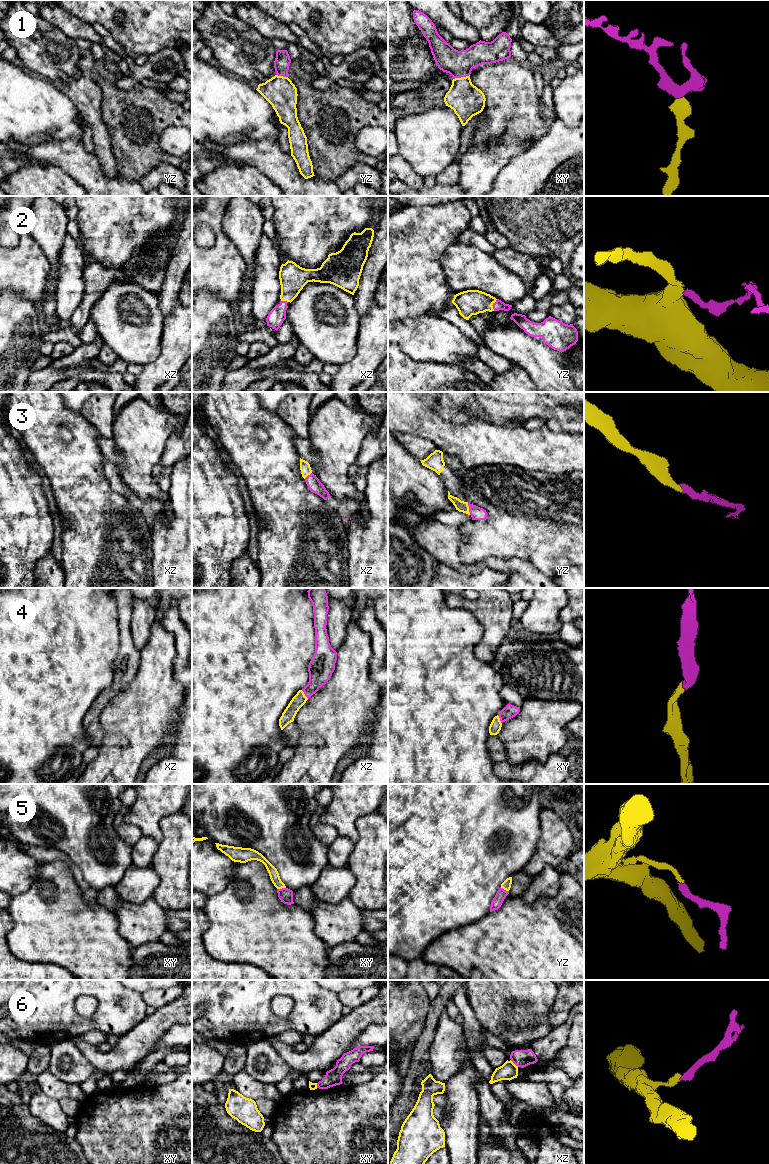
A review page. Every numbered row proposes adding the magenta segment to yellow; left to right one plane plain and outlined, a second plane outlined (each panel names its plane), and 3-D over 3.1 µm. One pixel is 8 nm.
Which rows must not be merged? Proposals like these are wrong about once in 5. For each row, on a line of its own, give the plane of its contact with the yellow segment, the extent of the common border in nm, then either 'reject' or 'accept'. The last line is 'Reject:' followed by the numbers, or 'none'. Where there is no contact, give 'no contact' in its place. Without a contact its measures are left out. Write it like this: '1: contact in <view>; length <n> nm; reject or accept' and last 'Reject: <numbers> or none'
1: contact in xy; length 140 nm; accept
2: contact in yz; length 100 nm; accept
3: contact in yz; length 100 nm; accept
4: contact in xz; length 90 nm; accept
5: contact in xy; length 70 nm; accept
6: contact in xz; length 90 nm; reject
Reject: 6

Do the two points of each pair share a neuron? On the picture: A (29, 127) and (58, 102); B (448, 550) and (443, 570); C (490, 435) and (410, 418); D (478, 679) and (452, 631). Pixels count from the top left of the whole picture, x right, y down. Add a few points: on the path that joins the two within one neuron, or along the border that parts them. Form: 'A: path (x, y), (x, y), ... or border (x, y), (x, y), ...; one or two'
A: path (37, 119), (44, 112), (52, 110); one
B: border (439, 562), (461, 573), (466, 573); two
C: path (470, 435), (446, 435), (430, 425); one
D: path (466, 667), (452, 653), (452, 643); one

